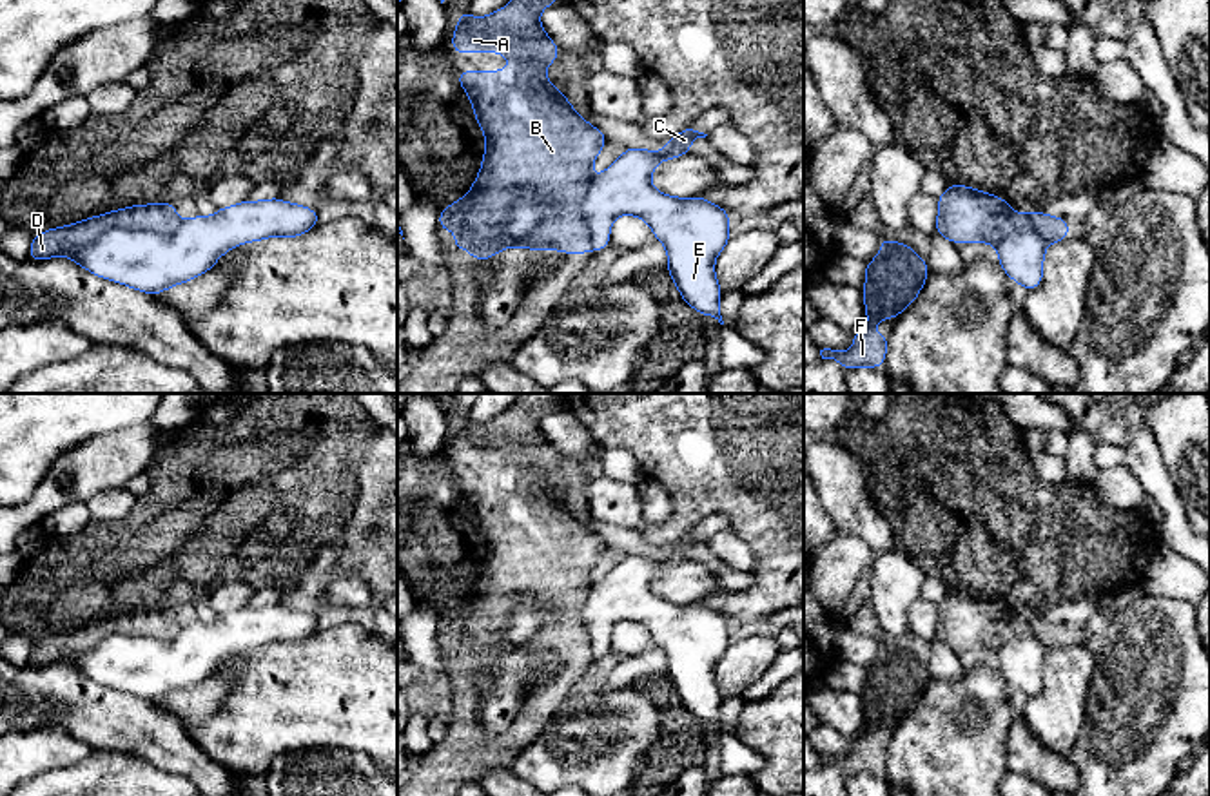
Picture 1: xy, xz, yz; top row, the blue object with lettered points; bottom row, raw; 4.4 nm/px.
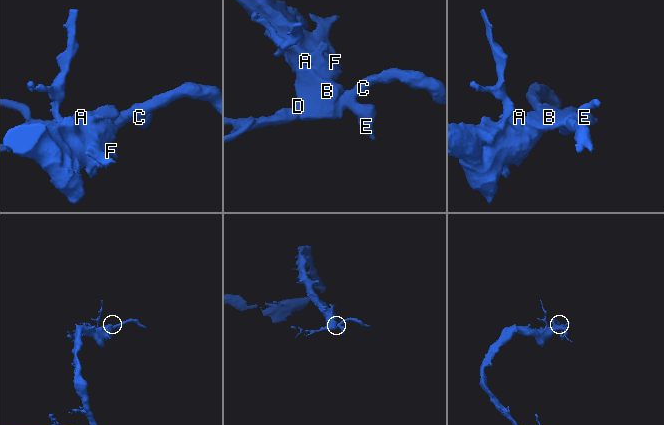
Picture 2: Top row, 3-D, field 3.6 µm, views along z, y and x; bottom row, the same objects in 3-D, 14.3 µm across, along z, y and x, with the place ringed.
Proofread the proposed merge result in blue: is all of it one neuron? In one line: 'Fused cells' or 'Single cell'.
Fused cells

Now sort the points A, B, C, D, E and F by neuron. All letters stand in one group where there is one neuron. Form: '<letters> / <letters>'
A B D F / C E

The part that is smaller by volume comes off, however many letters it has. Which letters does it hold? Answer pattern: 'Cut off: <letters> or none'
Cut off: C, E

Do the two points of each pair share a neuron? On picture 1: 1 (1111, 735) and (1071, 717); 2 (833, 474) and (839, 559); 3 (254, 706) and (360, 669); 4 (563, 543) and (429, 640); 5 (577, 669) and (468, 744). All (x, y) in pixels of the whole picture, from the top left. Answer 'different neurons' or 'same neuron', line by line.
1: different neurons
2: different neurons
3: same neuron
4: different neurons
5: same neuron

